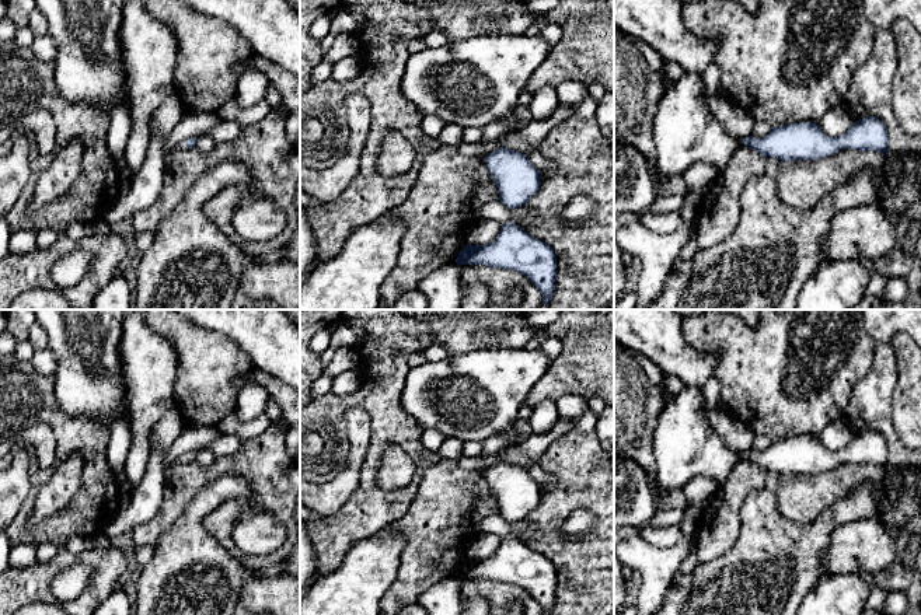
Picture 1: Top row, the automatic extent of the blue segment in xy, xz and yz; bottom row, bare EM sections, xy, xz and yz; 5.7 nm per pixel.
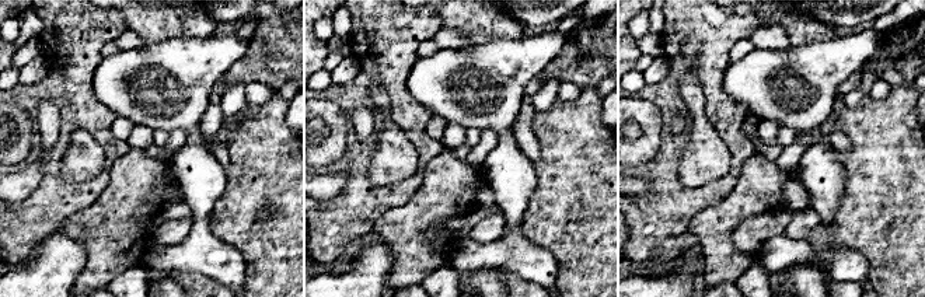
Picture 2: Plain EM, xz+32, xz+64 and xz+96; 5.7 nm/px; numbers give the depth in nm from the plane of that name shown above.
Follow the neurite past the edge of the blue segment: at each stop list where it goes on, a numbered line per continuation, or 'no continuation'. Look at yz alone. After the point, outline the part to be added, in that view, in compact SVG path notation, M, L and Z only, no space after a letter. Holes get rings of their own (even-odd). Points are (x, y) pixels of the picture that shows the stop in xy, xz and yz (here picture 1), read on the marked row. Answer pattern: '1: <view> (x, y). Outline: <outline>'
1: yz (686, 132). Outline: M685 71L663 94L653 119L656 168L662 185L680 178L687 168L708 161L721 171L744 147L714 116L702 74Z

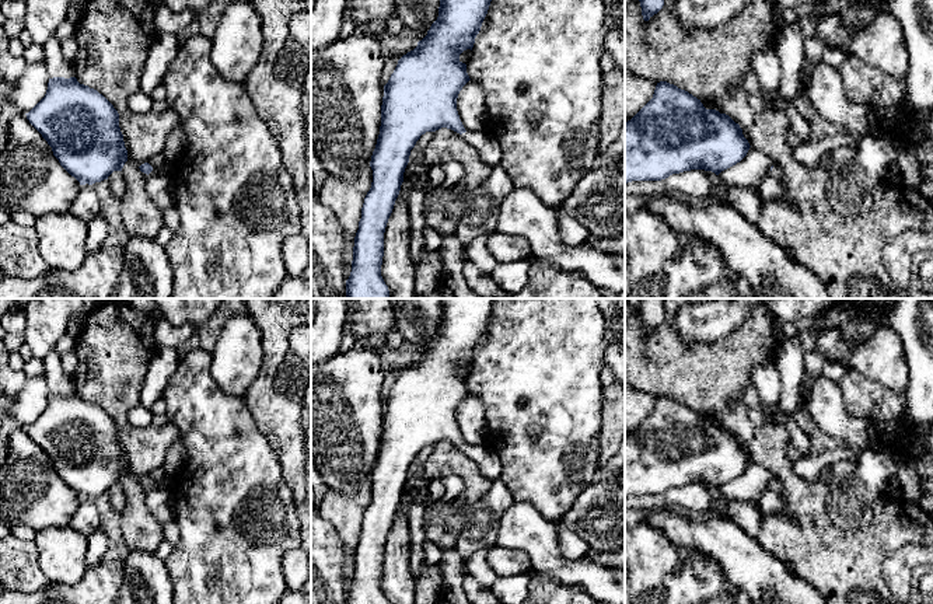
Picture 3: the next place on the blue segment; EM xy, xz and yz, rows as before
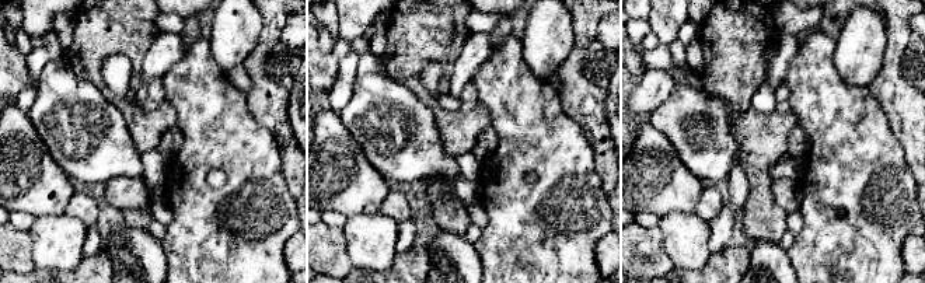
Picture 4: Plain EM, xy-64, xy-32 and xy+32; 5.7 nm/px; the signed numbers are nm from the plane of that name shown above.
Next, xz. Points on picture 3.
1: xz (489, 150). Outline: M485 130L465 132L462 133L462 137L478 151L483 163L486 163L492 168L500 164L500 144Z

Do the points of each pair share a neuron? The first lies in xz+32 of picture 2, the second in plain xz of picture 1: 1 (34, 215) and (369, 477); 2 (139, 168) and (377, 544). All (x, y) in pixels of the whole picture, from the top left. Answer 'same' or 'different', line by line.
1: same
2: different

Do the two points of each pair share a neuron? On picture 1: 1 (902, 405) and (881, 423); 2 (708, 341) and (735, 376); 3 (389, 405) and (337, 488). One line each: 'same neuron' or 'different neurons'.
1: different neurons
2: same neuron
3: different neurons

